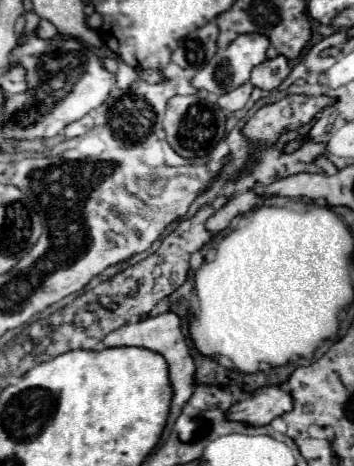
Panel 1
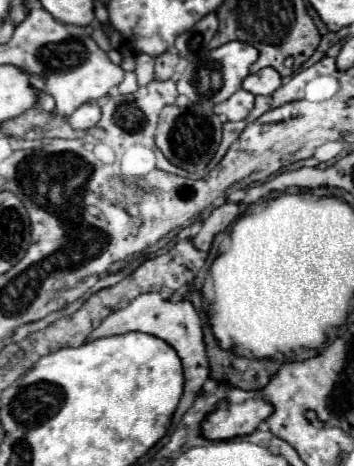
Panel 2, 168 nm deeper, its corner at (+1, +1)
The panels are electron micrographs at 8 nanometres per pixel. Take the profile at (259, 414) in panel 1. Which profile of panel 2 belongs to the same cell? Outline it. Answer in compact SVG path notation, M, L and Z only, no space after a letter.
M259 396L249 398L243 404L223 404L213 414L201 422L201 434L207 440L231 440L237 436L247 436L261 422L269 418L273 406Z

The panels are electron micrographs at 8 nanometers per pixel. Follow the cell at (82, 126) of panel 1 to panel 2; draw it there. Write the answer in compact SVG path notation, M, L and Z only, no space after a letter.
M87 102L85 106L79 106L71 116L69 116L69 124L77 130L89 130L93 128L101 118L101 110L99 106Z

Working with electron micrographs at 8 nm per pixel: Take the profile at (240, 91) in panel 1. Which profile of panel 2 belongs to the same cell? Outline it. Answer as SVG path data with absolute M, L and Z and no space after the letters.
M241 88L229 100L217 104L213 108L213 112L219 114L219 116L223 116L229 122L239 122L239 120L245 120L251 114L253 104L255 104L255 96Z

